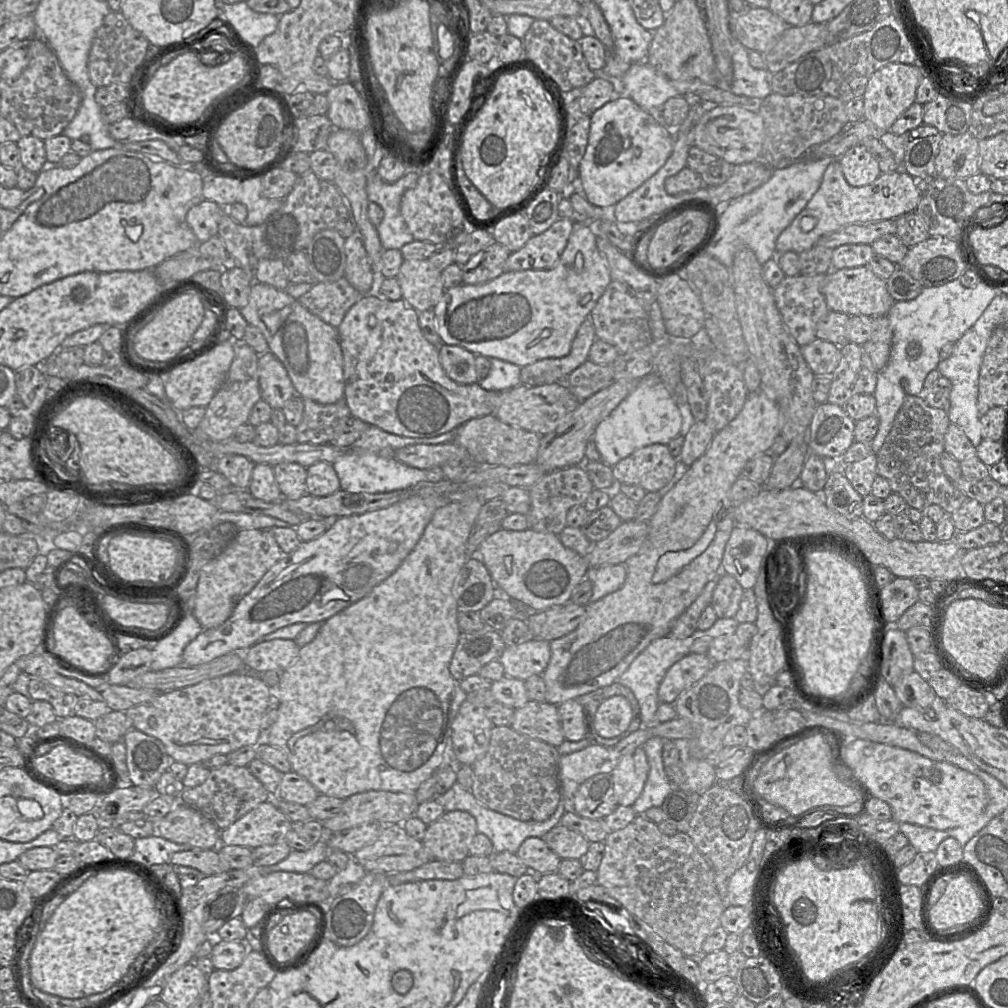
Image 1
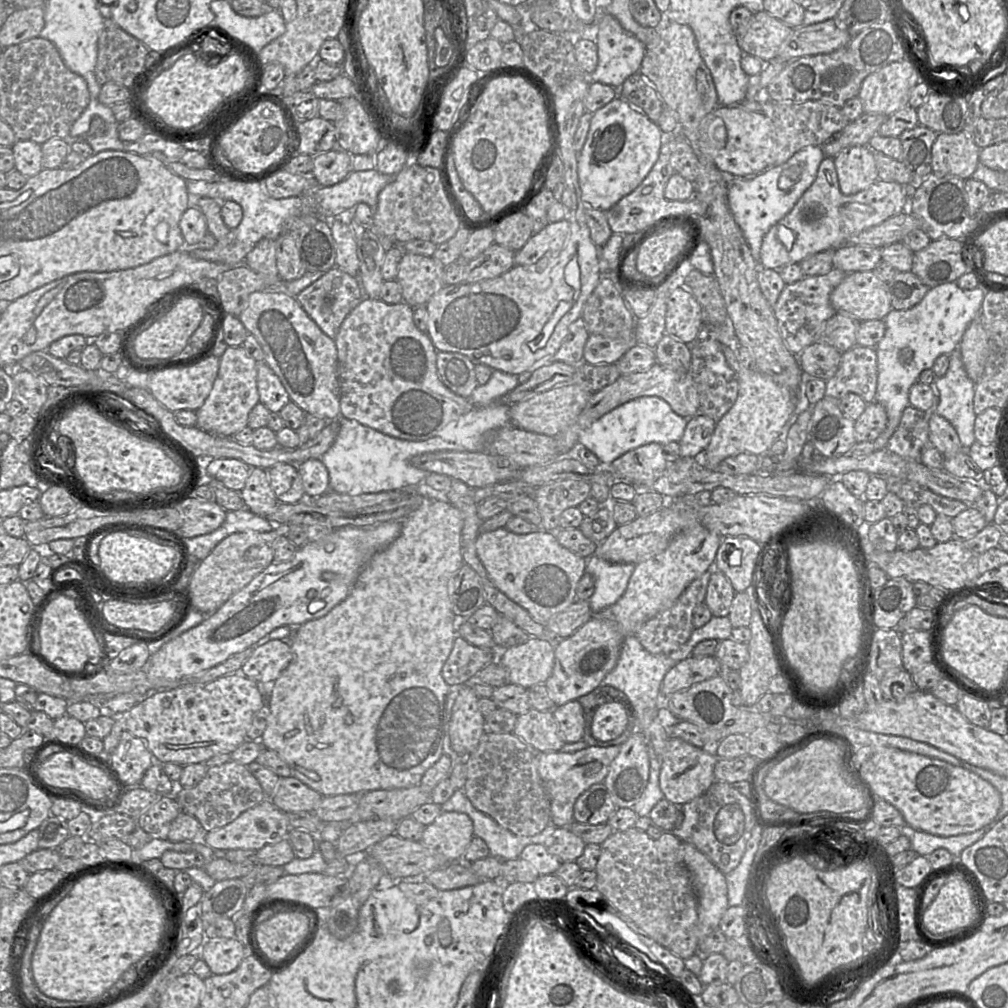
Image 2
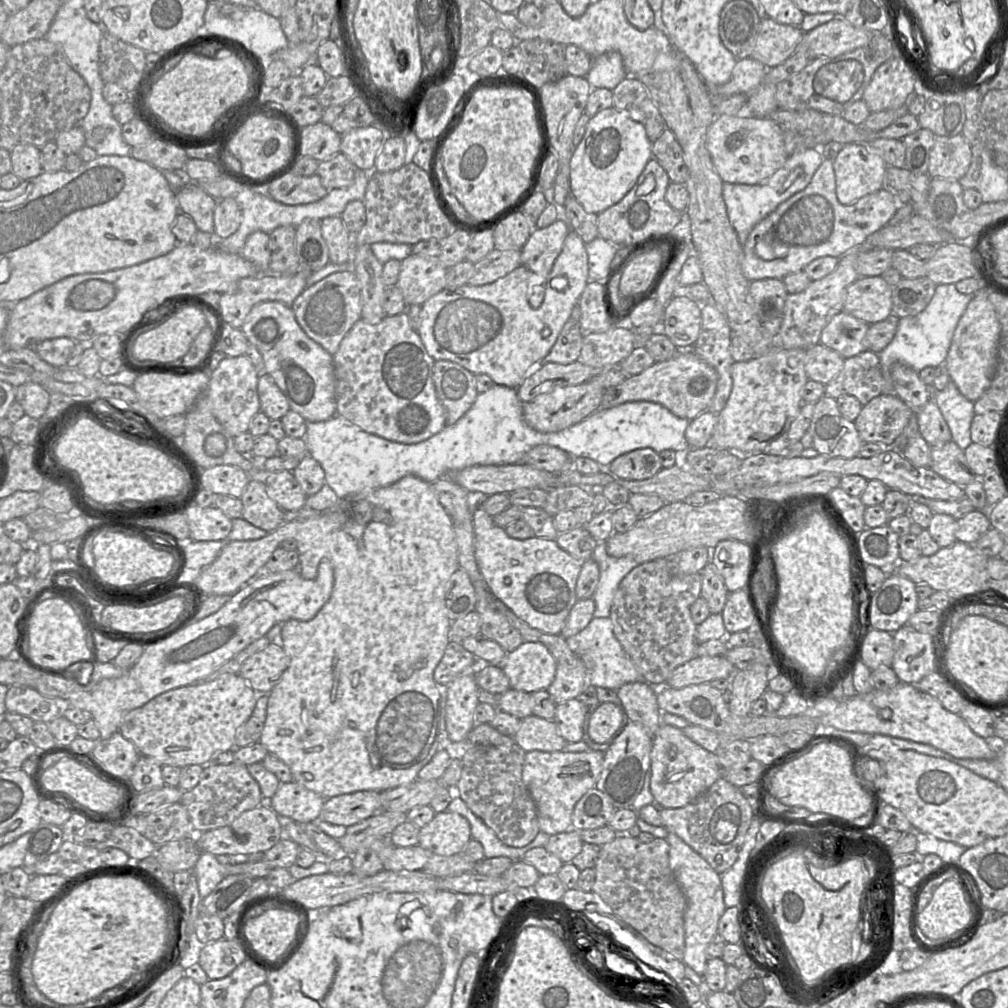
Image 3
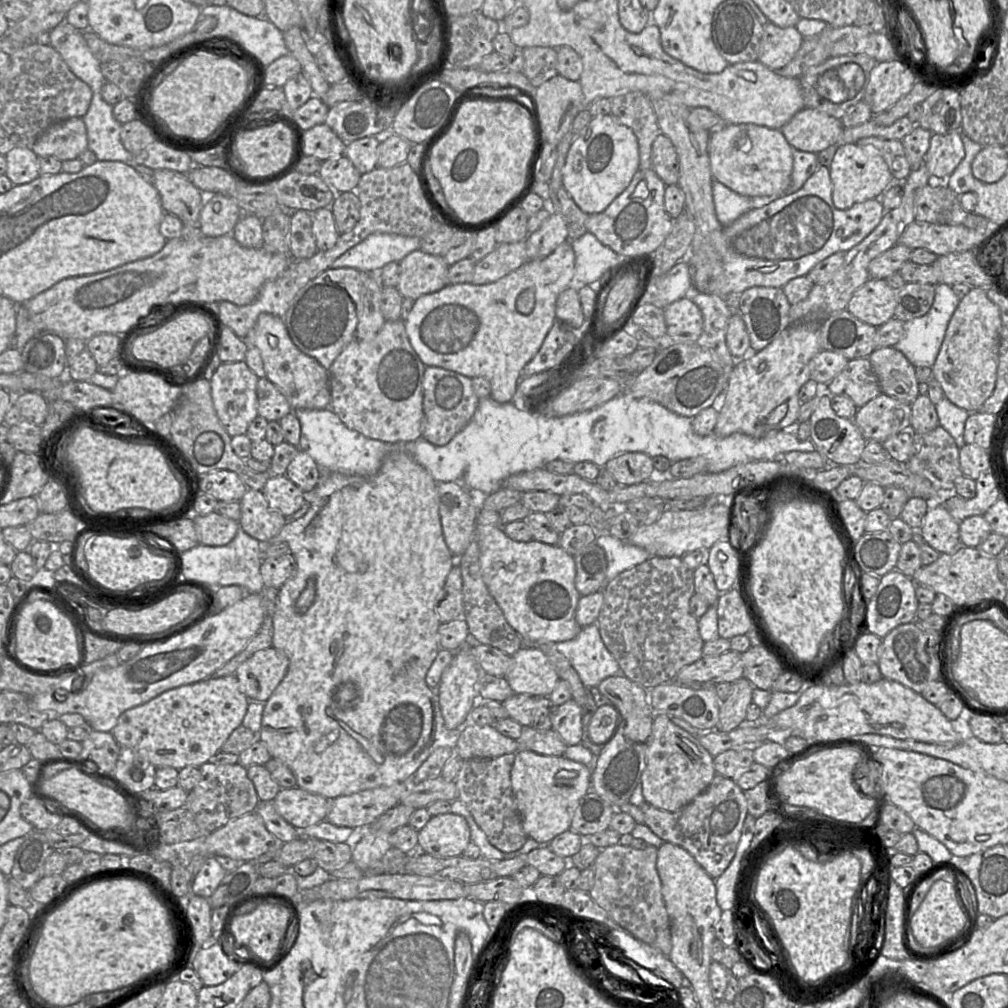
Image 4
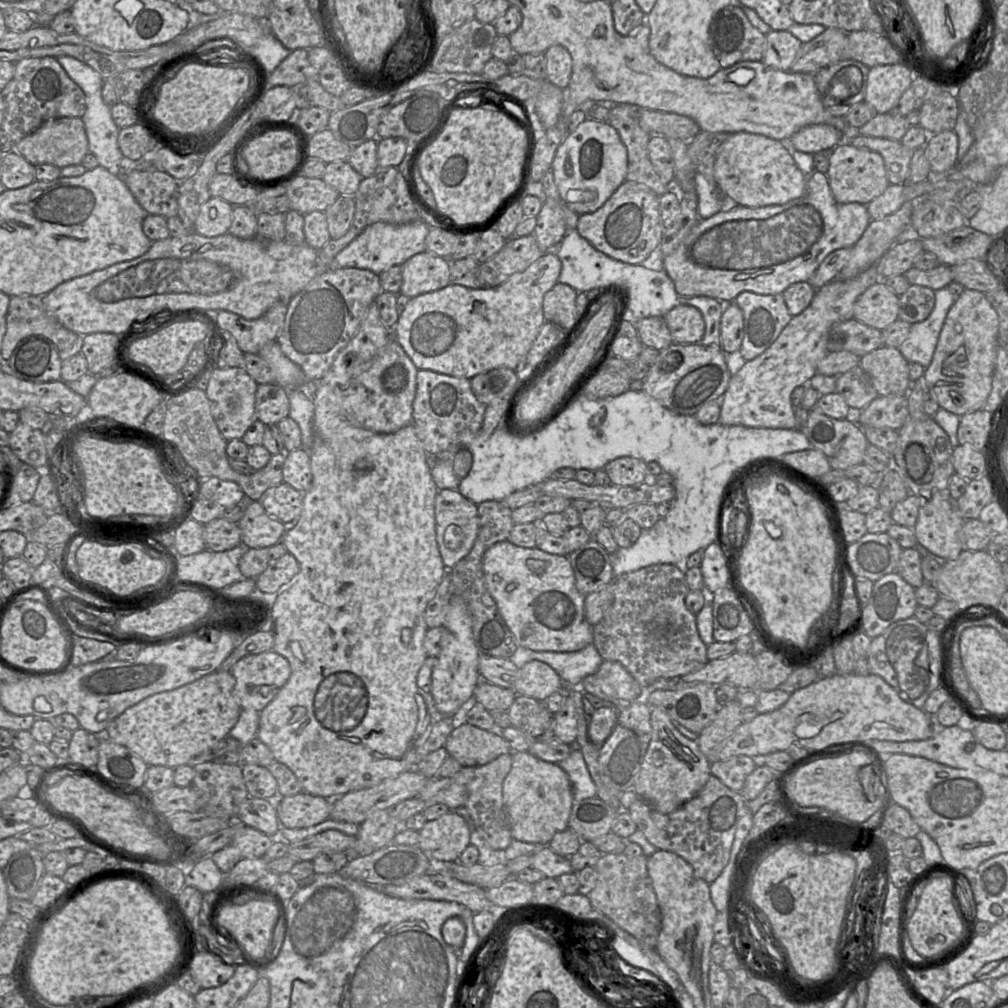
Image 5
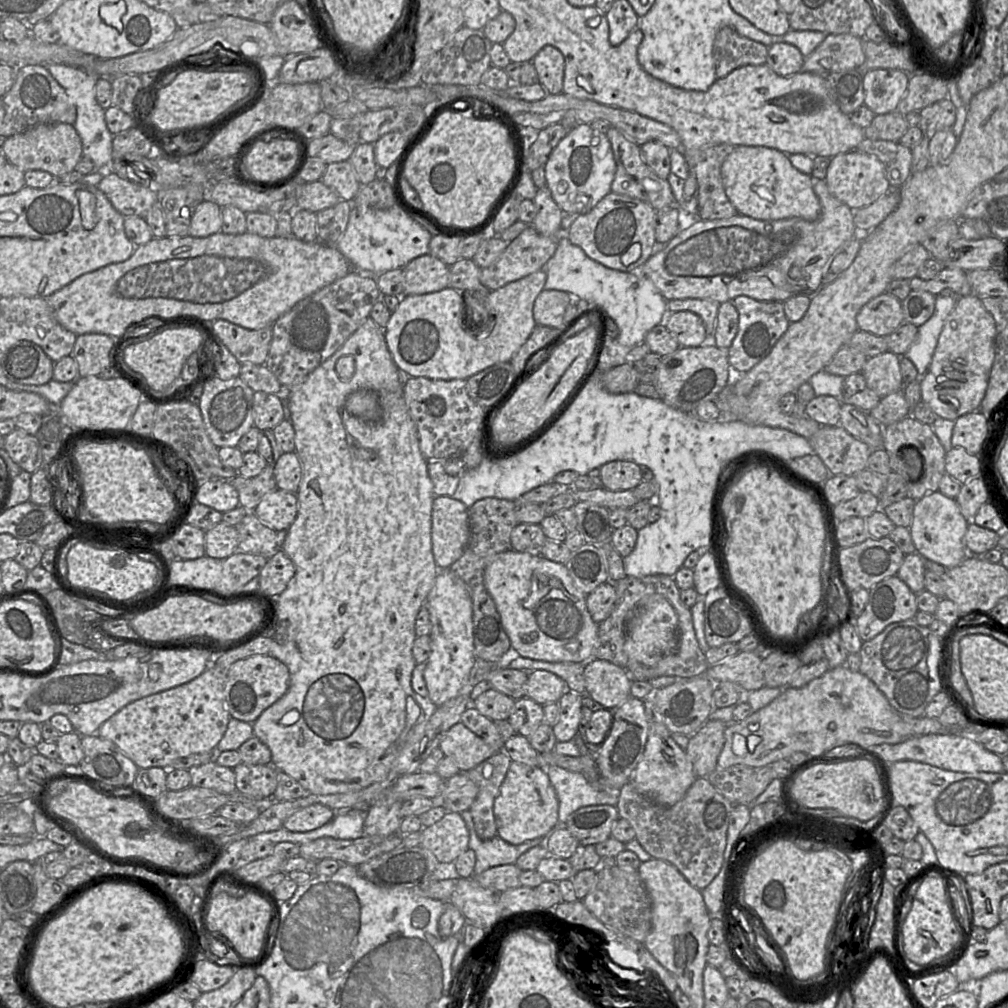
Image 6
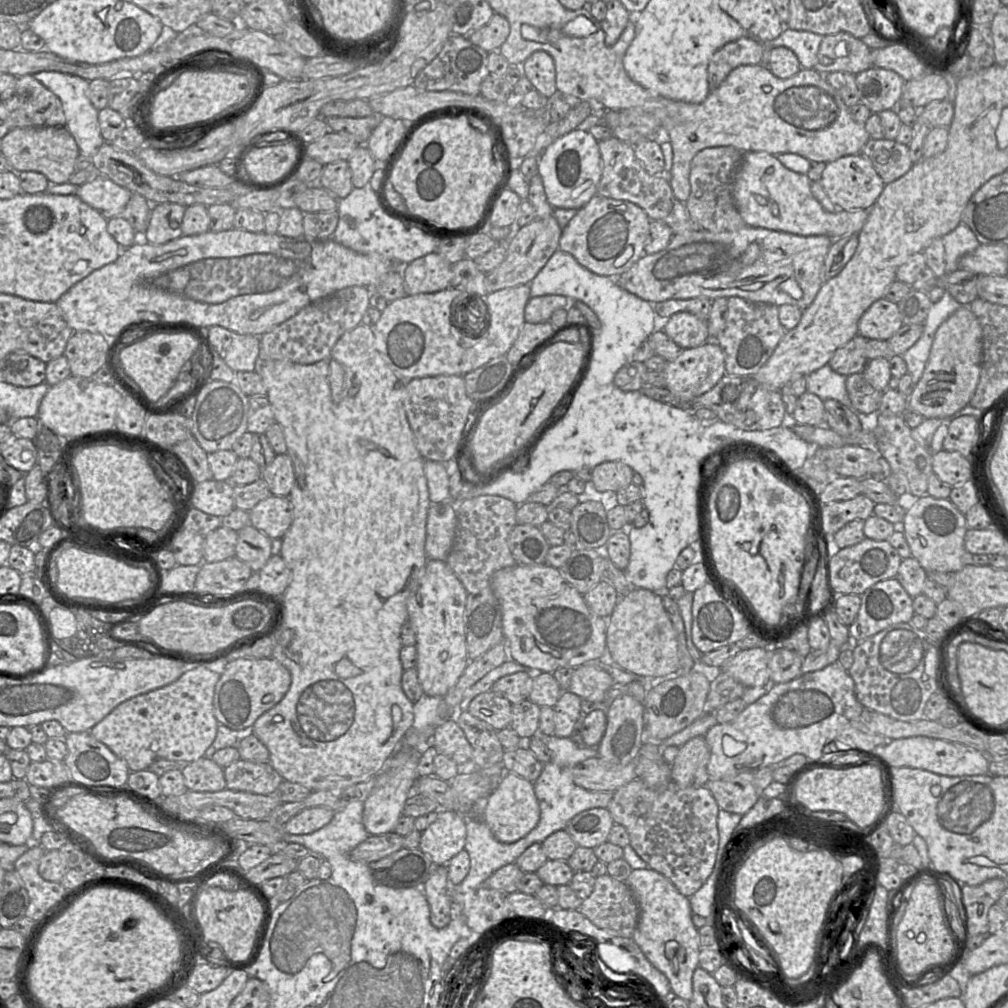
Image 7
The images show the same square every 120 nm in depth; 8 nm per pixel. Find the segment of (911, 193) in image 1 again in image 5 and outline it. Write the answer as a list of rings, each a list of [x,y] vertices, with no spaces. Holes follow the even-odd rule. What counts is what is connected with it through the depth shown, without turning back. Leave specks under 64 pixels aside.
[[[814,170],[807,177],[806,192],[800,198],[793,199],[781,205],[769,205],[757,208],[729,204],[710,218],[699,220],[678,247],[671,254],[663,258],[663,270],[673,281],[675,290],[680,297],[705,296],[720,302],[734,302],[740,293],[746,291],[759,295],[782,294],[794,283],[809,281],[815,270],[830,253],[844,247],[851,248],[862,236],[870,221],[866,205],[856,202],[847,204],[838,203],[832,195],[827,174]]]

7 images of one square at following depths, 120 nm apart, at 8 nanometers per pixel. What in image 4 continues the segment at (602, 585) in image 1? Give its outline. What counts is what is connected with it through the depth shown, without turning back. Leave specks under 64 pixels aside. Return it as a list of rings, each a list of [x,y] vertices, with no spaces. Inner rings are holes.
[[[599,535],[595,542],[606,554],[608,562],[606,583],[620,573],[645,562],[651,557],[645,549],[628,541],[621,541],[611,535]]]

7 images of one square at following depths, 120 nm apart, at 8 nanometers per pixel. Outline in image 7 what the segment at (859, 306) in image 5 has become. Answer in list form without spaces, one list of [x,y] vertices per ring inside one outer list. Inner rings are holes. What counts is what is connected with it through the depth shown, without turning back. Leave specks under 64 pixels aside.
[[[883,297],[863,313],[858,322],[858,334],[867,340],[888,341],[902,325],[898,305]]]

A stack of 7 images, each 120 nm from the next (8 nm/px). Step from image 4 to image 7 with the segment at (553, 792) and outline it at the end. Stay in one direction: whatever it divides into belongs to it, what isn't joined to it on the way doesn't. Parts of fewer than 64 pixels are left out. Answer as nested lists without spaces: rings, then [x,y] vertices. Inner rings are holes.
[[[505,772],[497,787],[488,795],[482,815],[495,839],[502,843],[514,843],[535,828],[539,819],[540,808],[534,784],[514,773]]]

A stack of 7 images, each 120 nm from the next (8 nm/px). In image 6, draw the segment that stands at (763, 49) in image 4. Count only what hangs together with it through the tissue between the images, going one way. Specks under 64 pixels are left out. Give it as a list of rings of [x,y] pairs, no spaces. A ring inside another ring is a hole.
[[[778,42],[768,47],[766,64],[779,75],[790,76],[801,71],[804,61],[801,51],[790,43]]]

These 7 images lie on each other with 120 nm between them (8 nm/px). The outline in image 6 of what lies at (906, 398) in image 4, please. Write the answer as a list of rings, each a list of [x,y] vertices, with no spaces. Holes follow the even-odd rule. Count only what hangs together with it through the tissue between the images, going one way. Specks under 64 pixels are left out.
[[[890,351],[868,358],[861,374],[880,398],[903,390],[900,357]]]

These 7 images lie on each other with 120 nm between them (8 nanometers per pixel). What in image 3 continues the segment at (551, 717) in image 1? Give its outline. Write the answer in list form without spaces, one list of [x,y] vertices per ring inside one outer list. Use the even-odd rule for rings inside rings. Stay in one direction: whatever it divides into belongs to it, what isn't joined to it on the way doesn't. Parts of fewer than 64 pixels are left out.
[[[535,715],[520,719],[518,731],[513,739],[525,752],[563,751],[567,744],[554,720],[546,720]]]

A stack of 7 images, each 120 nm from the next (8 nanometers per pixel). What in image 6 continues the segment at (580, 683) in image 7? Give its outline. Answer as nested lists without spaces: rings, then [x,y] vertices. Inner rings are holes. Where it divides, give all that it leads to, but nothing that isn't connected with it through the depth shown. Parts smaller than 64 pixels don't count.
[[[590,659],[583,676],[586,694],[605,709],[616,709],[630,696],[631,676],[606,660]]]

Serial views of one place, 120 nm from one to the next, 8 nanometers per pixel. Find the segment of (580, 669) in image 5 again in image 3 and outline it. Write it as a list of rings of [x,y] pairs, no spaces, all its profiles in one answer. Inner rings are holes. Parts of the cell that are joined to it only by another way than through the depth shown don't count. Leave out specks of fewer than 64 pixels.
[[[609,617],[593,618],[582,631],[567,638],[566,642],[586,666],[587,685],[617,691],[624,684],[643,681],[642,675],[615,637]]]

